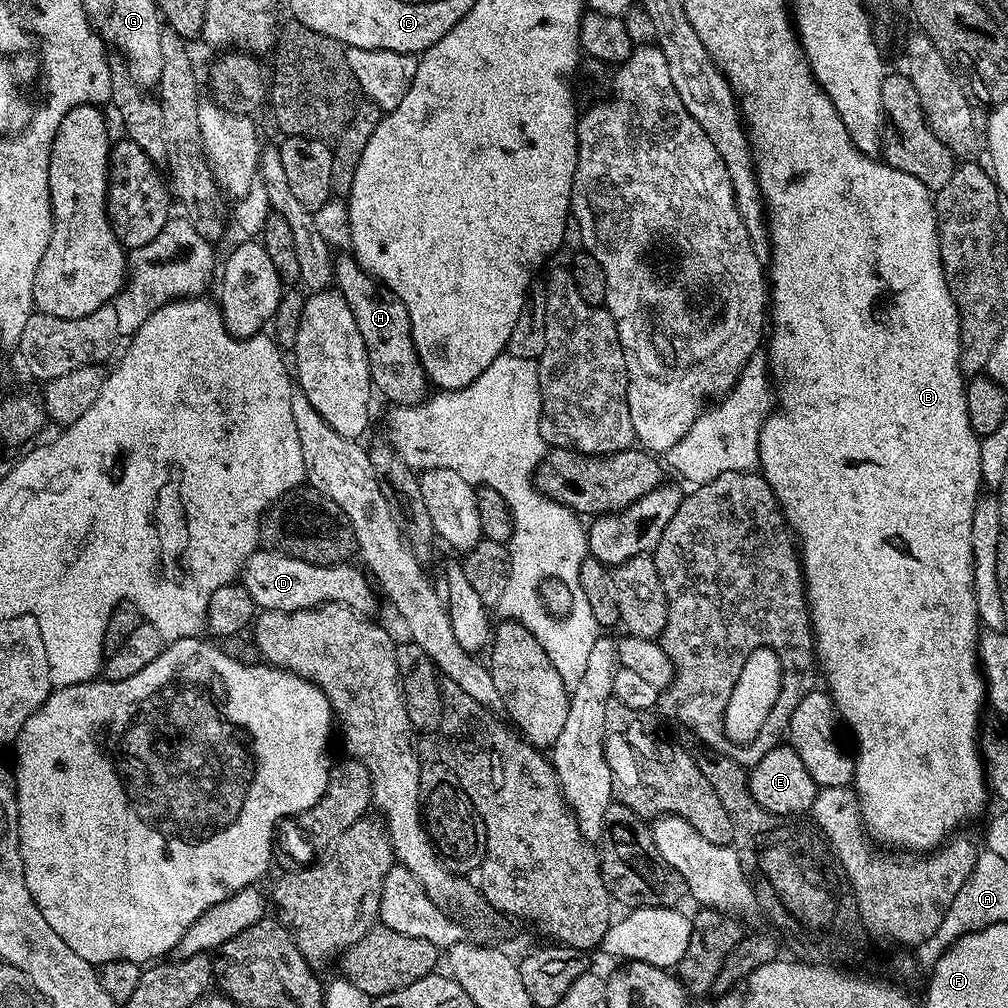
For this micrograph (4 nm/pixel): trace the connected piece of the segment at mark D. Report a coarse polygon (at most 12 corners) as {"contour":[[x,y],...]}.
{"contour":[[258,550],[242,583],[257,609],[376,608],[377,589],[348,562],[318,566]]}

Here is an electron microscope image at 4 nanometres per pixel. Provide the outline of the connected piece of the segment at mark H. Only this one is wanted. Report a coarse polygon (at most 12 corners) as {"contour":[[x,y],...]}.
{"contour":[[351,254],[334,284],[358,322],[373,389],[423,402],[428,376],[403,299]]}

